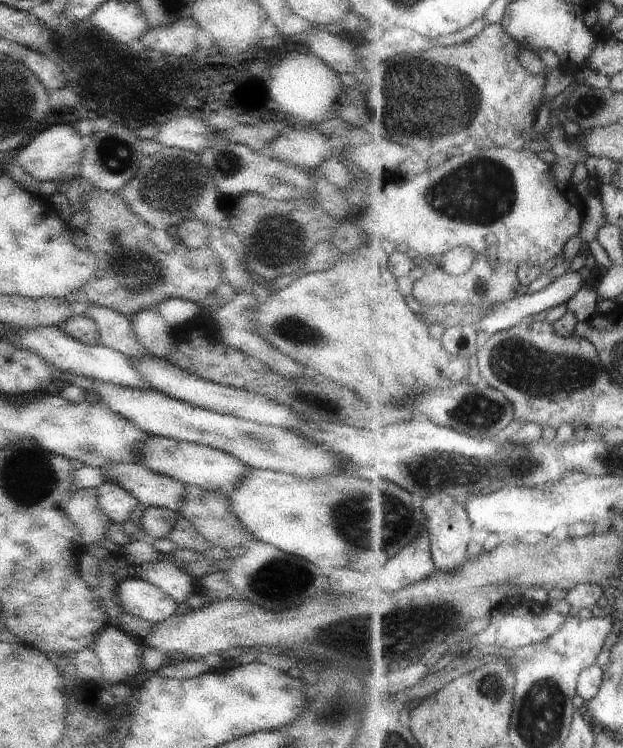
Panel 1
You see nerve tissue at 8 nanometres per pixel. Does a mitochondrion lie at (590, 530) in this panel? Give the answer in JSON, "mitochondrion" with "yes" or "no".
{"mitochondrion":"no"}

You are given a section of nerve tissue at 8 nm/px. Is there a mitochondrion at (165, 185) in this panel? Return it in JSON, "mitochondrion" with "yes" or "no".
{"mitochondrion":"yes"}

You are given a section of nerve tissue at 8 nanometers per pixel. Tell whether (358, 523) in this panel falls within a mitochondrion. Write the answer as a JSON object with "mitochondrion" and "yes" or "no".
{"mitochondrion":"yes"}

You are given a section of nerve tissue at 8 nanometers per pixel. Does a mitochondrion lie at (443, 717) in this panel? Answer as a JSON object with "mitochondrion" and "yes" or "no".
{"mitochondrion":"no"}

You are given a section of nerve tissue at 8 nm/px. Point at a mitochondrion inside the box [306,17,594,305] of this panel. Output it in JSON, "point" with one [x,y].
{"point":[481,191]}

